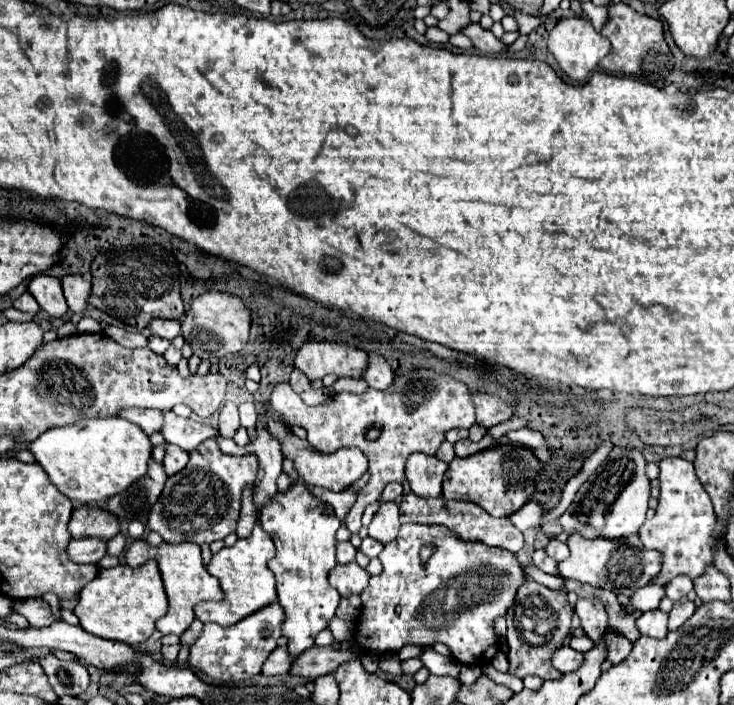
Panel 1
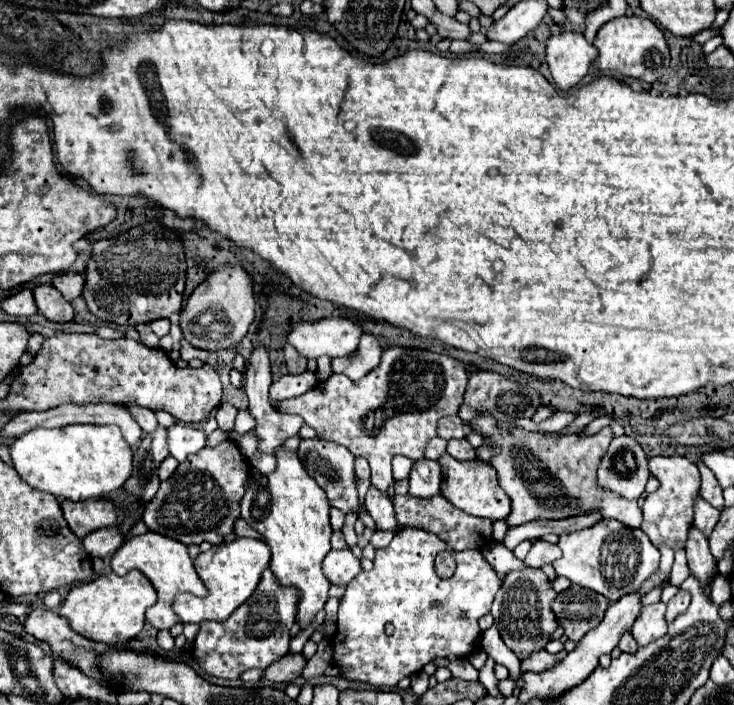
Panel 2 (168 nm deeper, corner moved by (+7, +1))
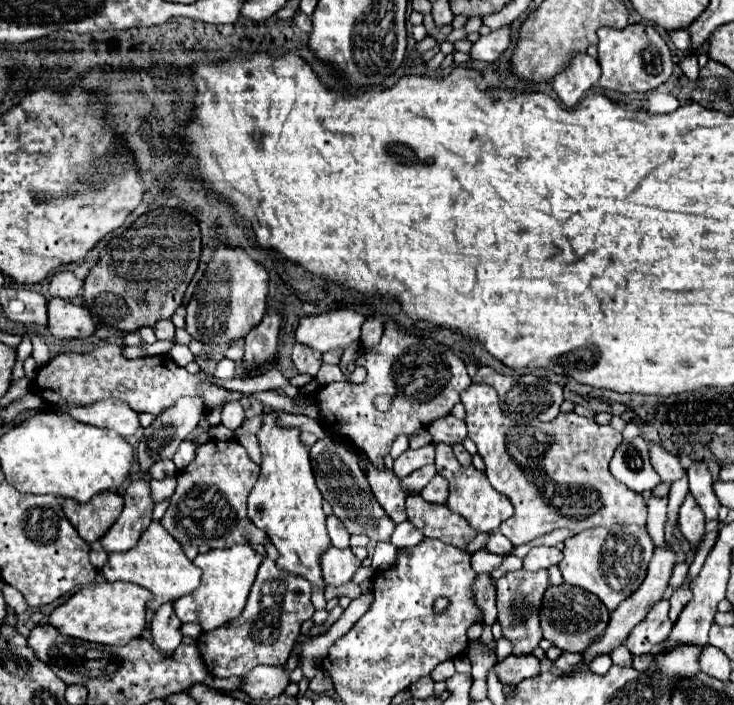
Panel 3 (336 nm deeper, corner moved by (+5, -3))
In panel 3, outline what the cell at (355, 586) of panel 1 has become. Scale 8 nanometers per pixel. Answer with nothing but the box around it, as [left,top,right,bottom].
[322,546,360,586]

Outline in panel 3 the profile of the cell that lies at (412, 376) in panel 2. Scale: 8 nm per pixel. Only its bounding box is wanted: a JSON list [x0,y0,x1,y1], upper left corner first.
[292,320,472,468]

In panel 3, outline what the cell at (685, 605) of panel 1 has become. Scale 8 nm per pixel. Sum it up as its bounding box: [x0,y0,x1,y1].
[670,588,692,622]

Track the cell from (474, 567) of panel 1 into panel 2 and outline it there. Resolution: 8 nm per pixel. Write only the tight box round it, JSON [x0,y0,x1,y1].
[332,528,502,688]

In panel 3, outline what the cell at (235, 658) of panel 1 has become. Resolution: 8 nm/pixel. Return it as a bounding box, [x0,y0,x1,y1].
[198,558,314,678]

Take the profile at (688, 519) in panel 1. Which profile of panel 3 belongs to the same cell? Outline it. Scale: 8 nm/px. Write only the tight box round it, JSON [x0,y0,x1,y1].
[650,444,686,482]

